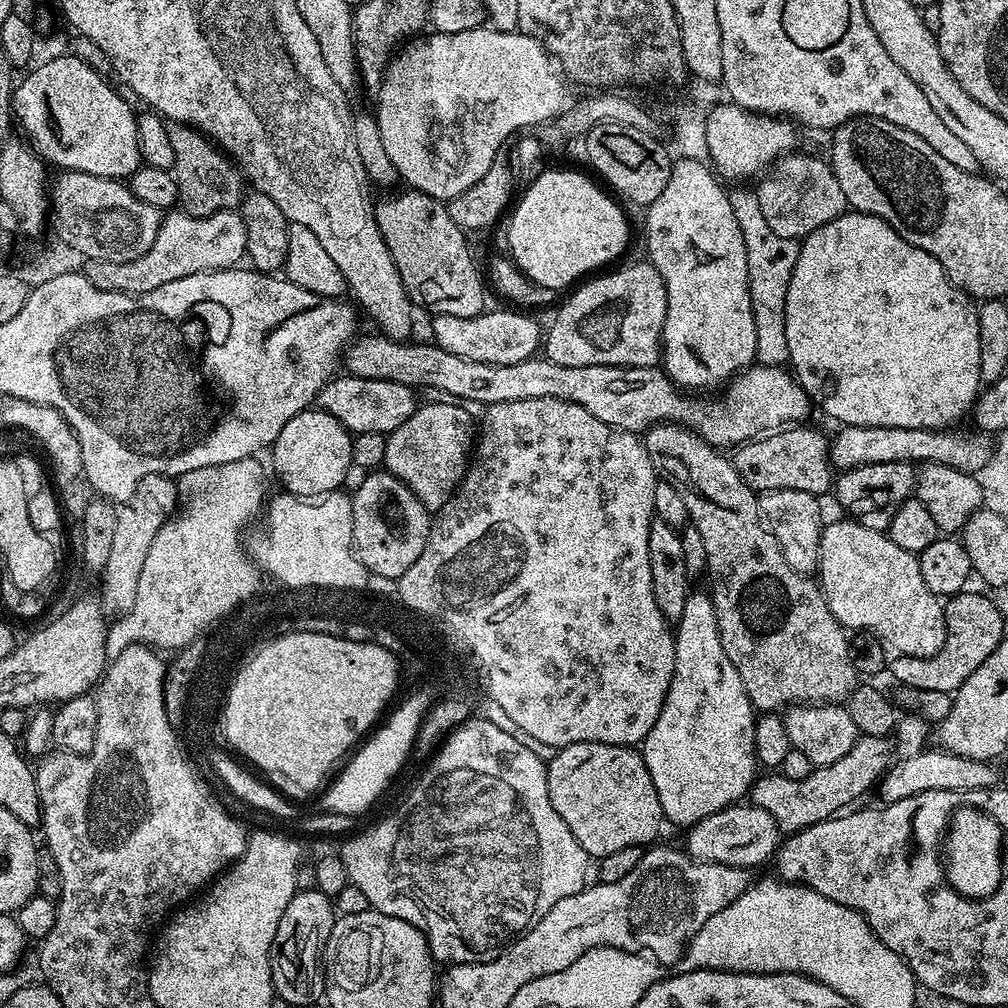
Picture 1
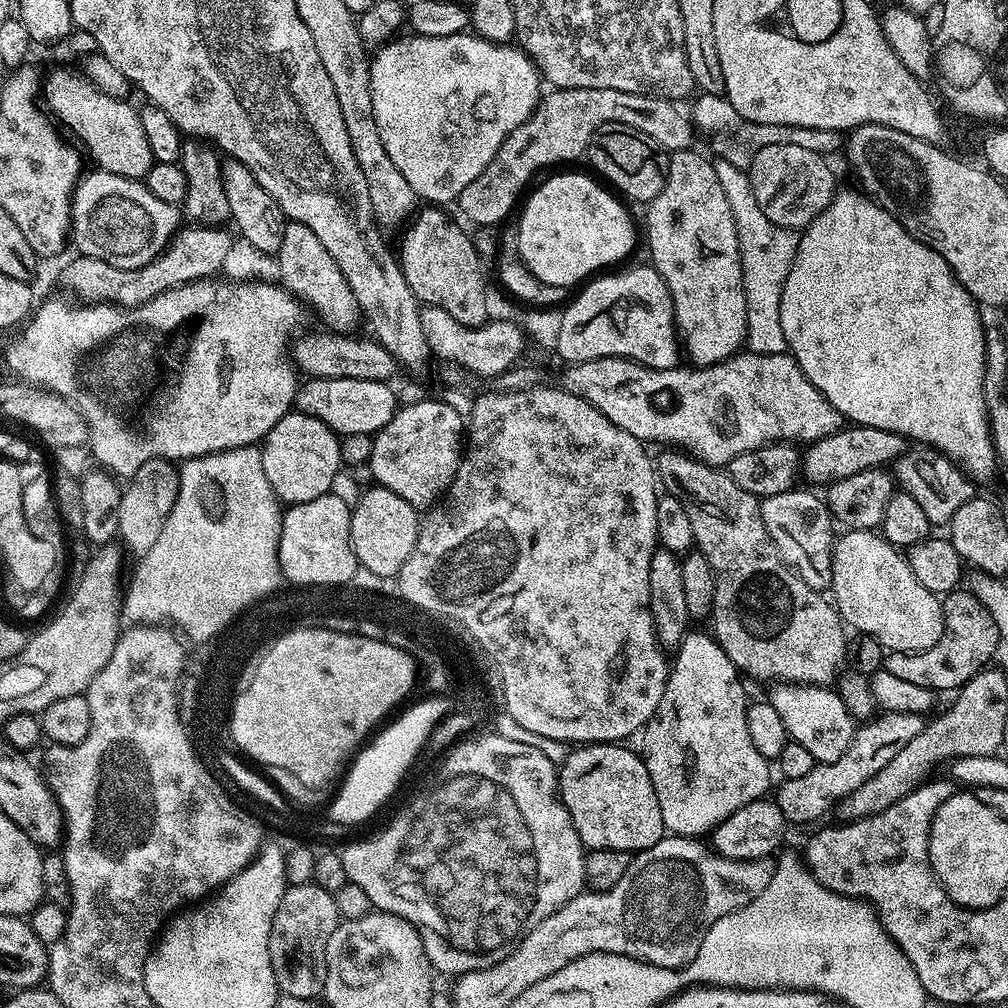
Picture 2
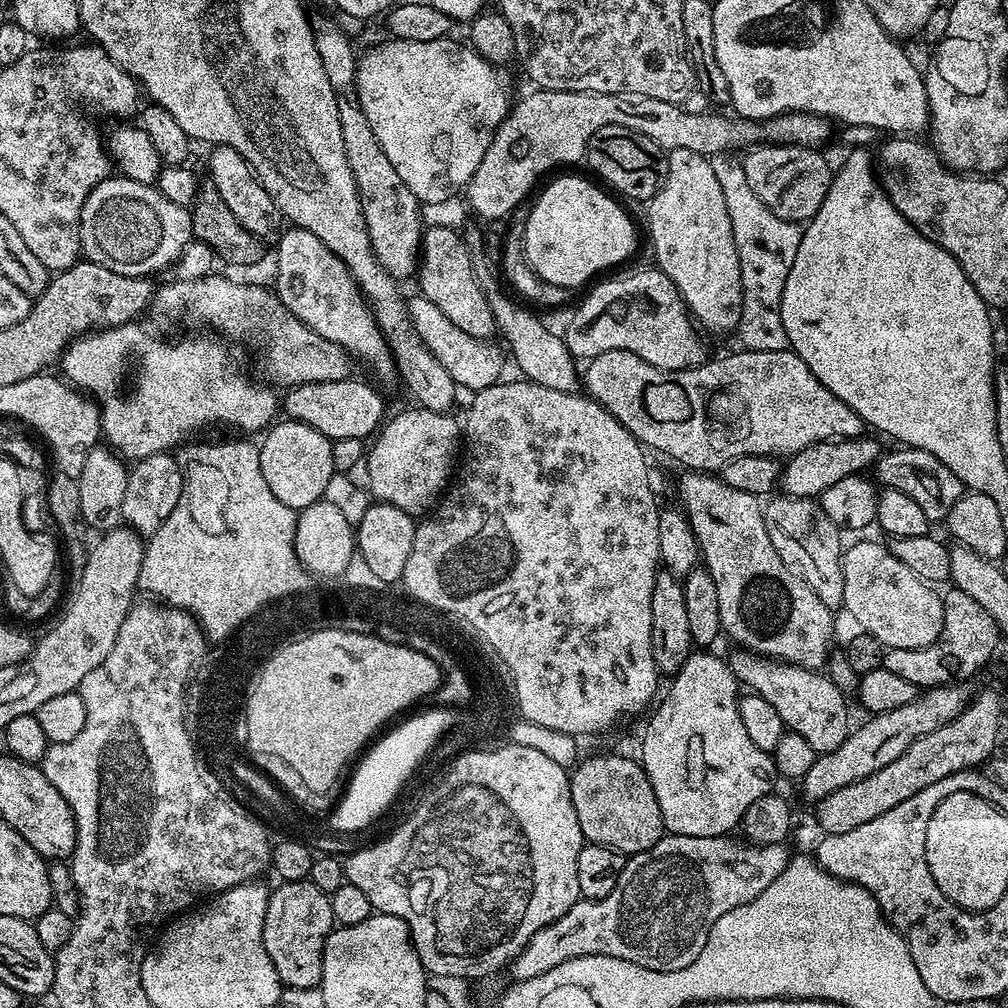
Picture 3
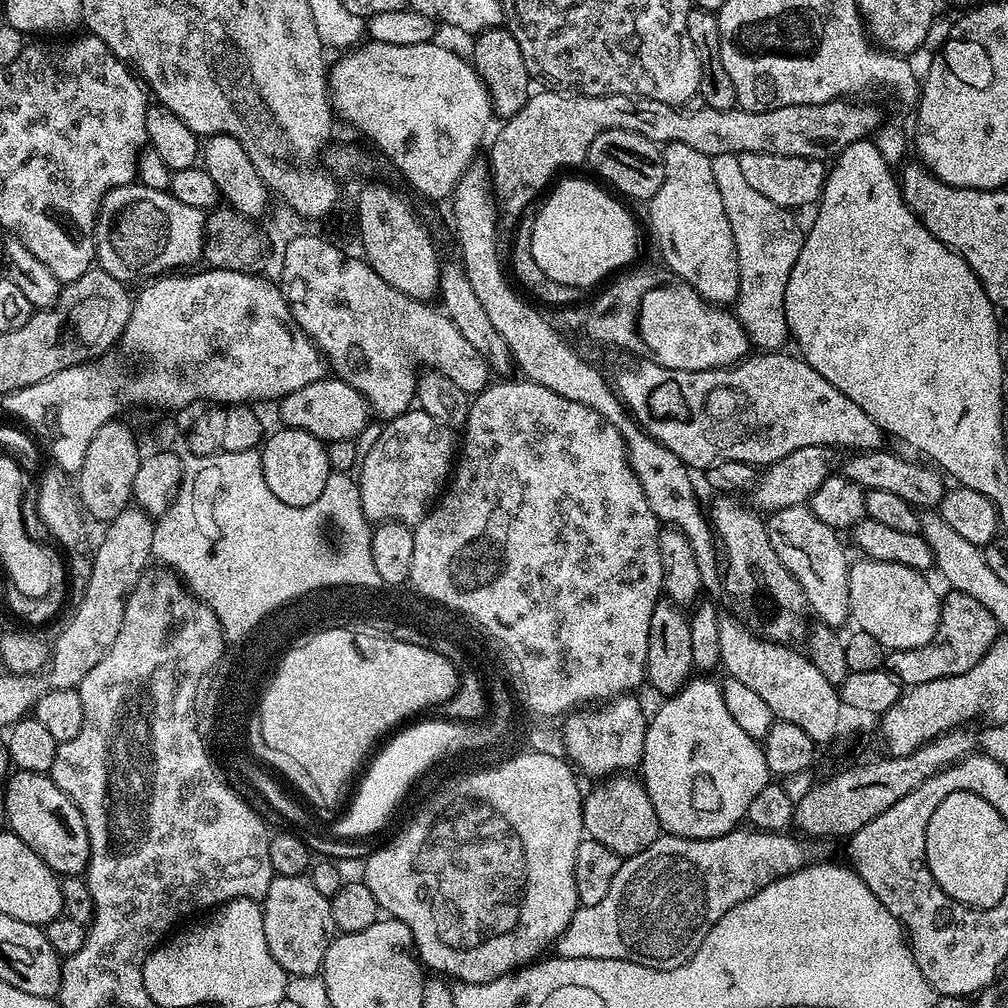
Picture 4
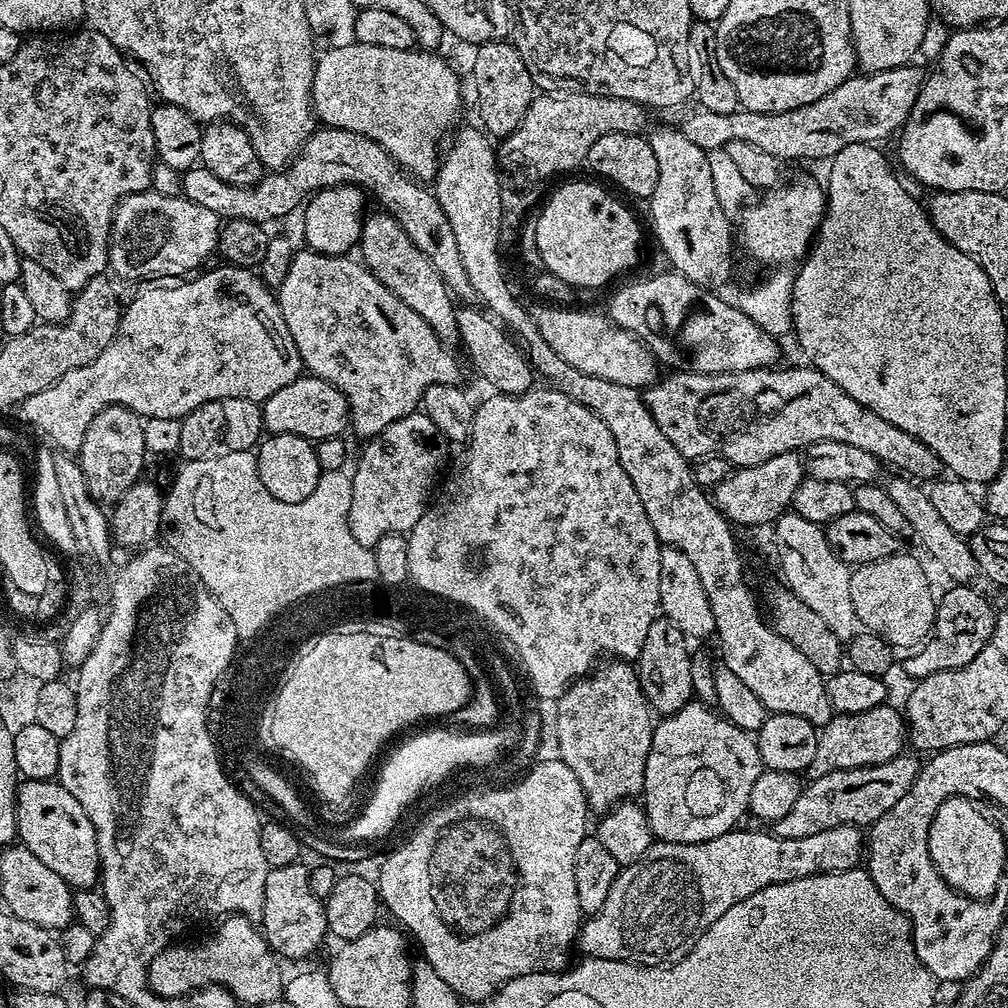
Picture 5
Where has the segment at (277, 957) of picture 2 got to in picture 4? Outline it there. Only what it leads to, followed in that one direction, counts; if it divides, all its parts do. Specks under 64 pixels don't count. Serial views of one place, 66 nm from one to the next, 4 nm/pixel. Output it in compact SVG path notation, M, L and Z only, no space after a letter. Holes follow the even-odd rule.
M273 875L270 886L262 897L262 907L266 946L270 946L274 962L278 962L278 966L282 966L282 970L292 978L317 975L337 931L332 917L331 899L318 894L314 882L307 875Z

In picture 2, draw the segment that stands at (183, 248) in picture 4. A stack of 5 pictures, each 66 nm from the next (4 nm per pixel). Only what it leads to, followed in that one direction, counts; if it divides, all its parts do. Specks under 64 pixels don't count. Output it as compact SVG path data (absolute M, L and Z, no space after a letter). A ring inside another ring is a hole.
M99 170L81 175L76 193L72 195L72 230L71 243L76 243L76 252L82 256L98 258L118 270L138 270L146 266L167 248L172 237L176 235L182 224L182 212L175 204L162 202L154 198L150 190L138 180L122 178L118 174L110 174Z

